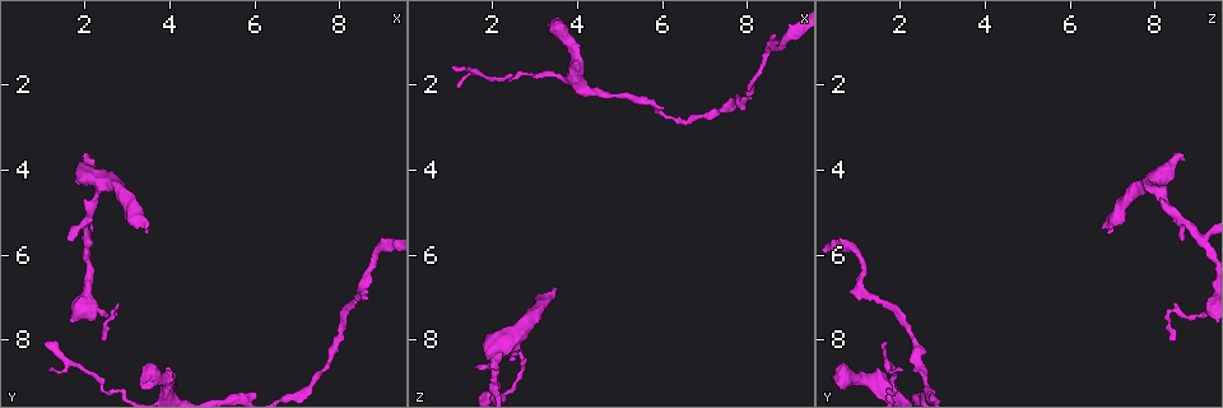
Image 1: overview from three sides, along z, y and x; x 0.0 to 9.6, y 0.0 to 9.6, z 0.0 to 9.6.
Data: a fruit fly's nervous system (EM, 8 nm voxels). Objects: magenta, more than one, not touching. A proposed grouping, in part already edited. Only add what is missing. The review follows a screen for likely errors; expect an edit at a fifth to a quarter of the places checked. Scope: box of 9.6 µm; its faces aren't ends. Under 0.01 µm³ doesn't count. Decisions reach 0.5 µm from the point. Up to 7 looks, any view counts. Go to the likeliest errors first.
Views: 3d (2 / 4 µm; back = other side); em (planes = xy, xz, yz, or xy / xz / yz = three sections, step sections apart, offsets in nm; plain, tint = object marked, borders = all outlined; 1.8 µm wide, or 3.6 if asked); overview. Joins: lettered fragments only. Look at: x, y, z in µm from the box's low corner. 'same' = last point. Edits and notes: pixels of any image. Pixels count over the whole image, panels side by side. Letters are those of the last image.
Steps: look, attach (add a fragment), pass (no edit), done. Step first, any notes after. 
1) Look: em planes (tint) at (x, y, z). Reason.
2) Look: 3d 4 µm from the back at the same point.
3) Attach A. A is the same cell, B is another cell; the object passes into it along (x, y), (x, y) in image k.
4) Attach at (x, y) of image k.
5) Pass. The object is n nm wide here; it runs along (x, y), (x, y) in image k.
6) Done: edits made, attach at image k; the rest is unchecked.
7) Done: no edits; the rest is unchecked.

Look: 3d 4 µm at (3.45, 5.50, 6.95).

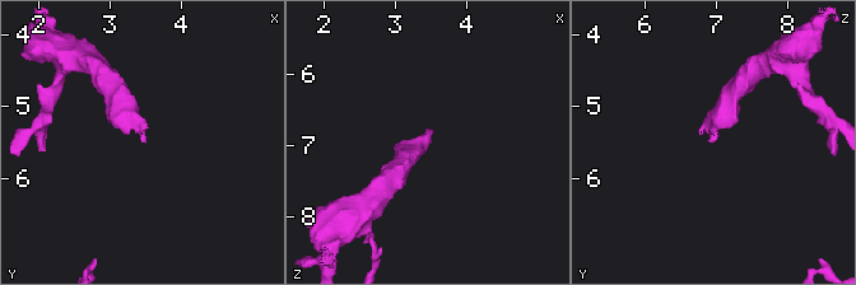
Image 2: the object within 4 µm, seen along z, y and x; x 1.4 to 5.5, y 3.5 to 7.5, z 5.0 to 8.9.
Look: em 3.6 µm planes (borders) at (3.50, 5.45, 6.90). Now the EM.

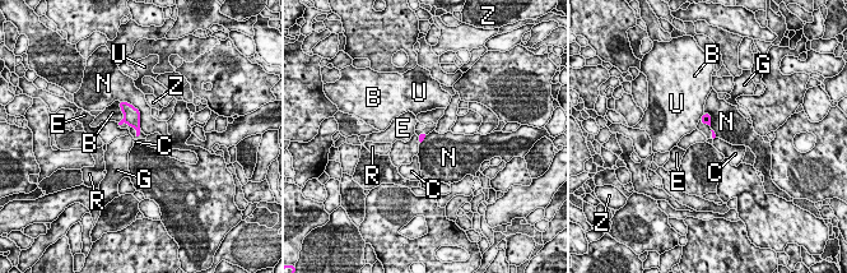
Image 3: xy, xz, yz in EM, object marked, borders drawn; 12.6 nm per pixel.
Pass. B, C, E, G, N, R, U and Z are other cells; no lettered fragment goes on from it.

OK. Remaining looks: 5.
Look: em planes (tint) at (1.60, 5.70, 8.65). Thin end.

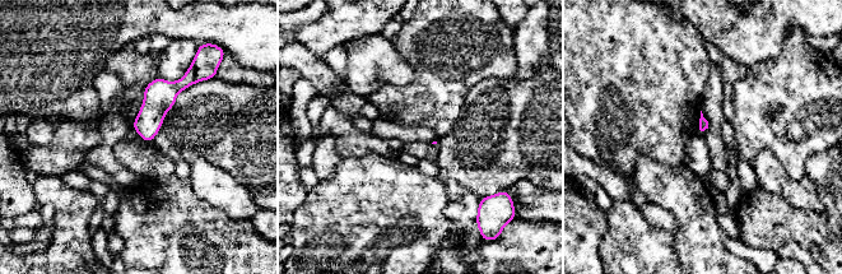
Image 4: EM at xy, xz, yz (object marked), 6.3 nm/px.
Look: em planes (borders) at the same point. See the neighbours.

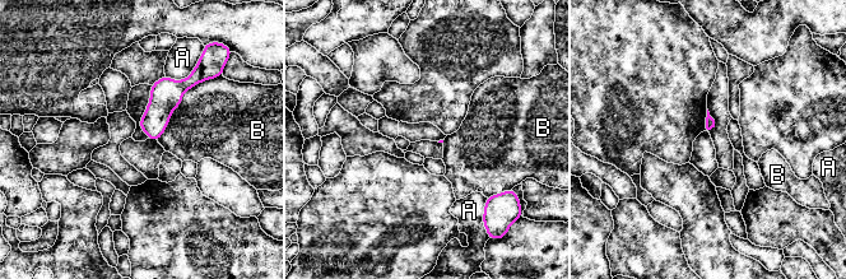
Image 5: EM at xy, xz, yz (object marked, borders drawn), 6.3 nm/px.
Pass. A and B are other cells; a border runs along (205, 79), (185, 92), (157, 140) in image 5; none of them fits.

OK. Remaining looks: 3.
Look: em yz step 8 (borders) at (2.15, 3.75, 8.75). An open end.

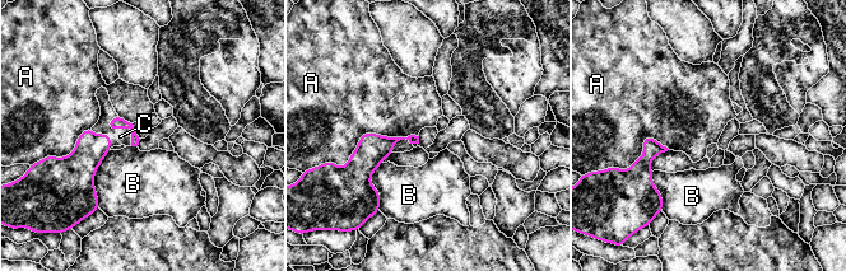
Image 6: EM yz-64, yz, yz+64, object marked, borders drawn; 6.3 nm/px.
Look: em planes (borders) at the same point.

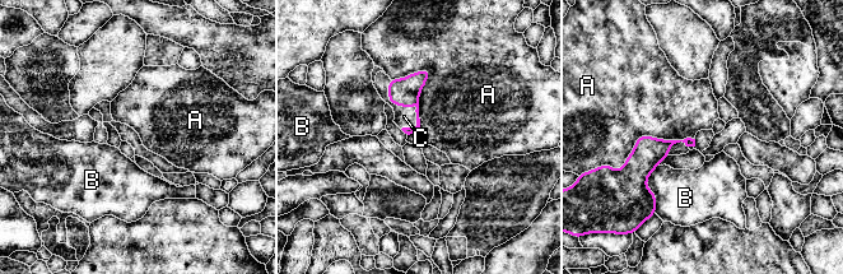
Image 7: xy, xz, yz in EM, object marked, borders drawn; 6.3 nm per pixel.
Attach C. C is the same cell, A and B are other cells; the object passes into it along (403, 92), (401, 106), (404, 116) in image 7; it goes on there.

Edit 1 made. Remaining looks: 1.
Done: edits made, attach at image 7; the rest is unchecked.

